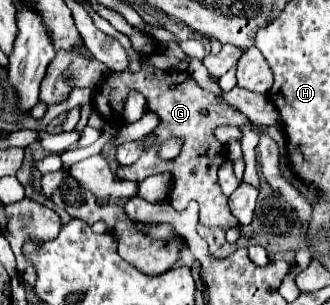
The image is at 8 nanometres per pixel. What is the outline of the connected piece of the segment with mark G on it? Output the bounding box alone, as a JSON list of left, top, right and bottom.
[93,64,251,230]

